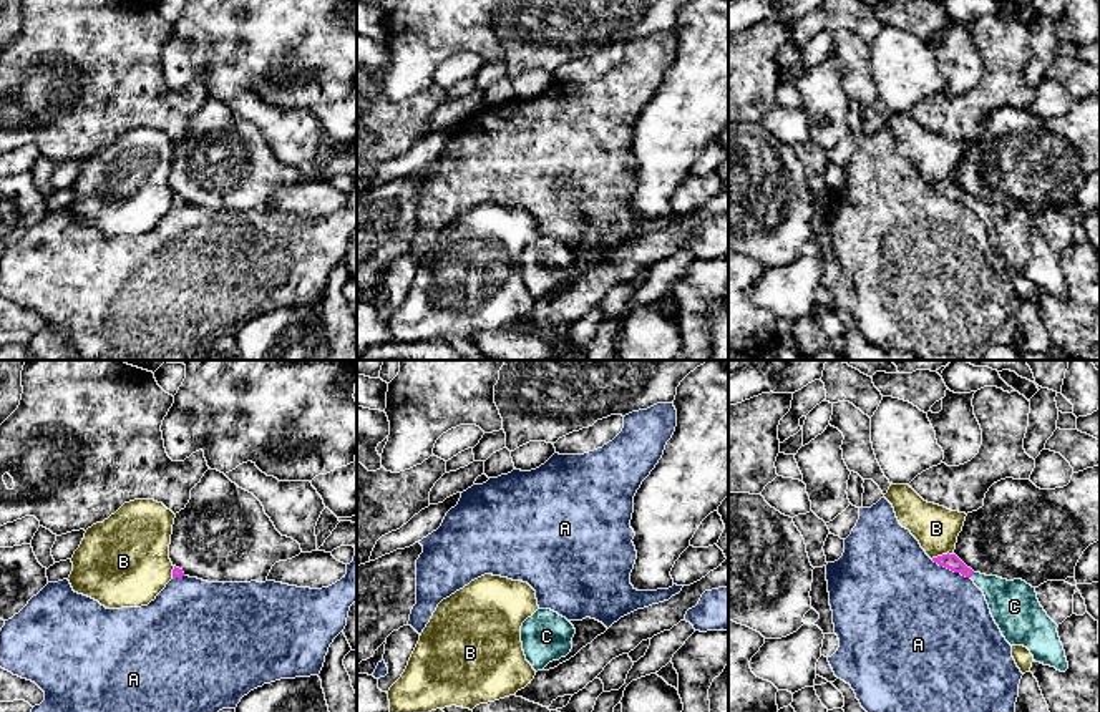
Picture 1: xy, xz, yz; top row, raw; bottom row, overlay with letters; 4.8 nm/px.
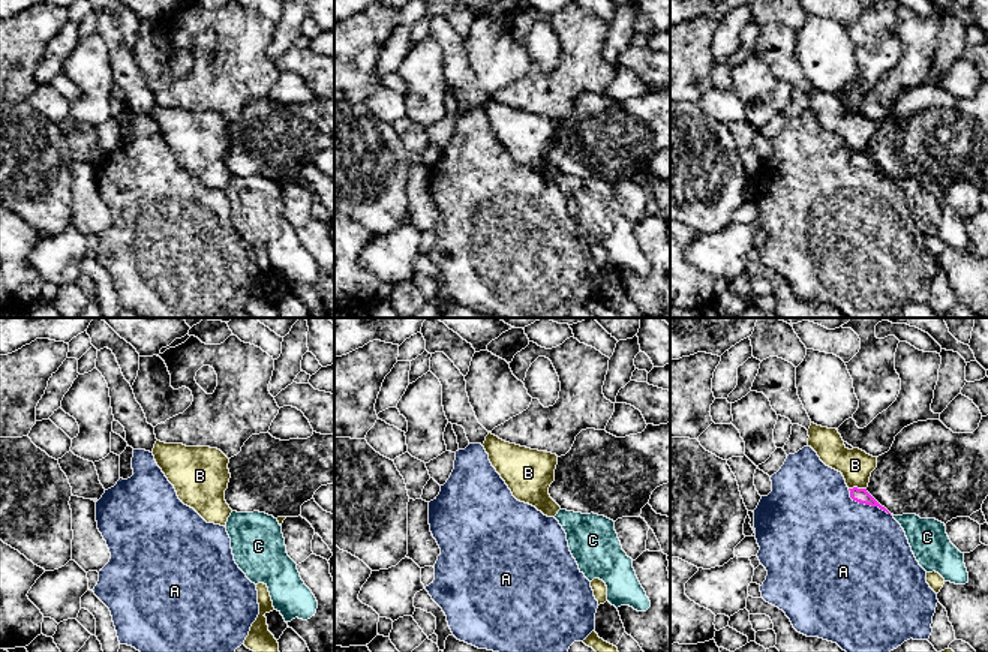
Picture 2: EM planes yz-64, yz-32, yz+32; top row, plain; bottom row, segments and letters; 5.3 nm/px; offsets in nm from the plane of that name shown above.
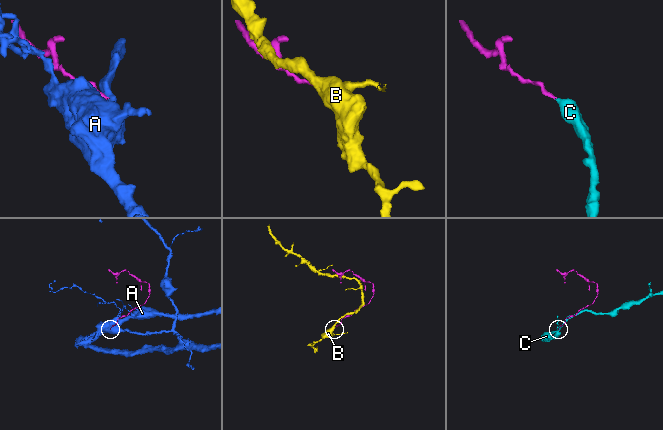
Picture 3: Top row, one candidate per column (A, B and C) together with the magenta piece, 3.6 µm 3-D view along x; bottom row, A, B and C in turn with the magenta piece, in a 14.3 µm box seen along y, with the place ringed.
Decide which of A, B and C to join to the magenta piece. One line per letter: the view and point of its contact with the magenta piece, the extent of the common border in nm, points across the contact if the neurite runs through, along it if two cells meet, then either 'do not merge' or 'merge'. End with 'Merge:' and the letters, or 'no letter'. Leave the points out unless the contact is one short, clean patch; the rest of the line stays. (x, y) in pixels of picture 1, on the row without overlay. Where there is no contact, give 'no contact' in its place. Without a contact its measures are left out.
A: yz (951, 198) | 220 nm | do not merge
B: yz (943, 183) | 110 nm | do not merge
C: yz (971, 203) | 40 nm | across yz (951, 190), (971, 203), (992, 214), (1012, 233) | merge
Merge: C

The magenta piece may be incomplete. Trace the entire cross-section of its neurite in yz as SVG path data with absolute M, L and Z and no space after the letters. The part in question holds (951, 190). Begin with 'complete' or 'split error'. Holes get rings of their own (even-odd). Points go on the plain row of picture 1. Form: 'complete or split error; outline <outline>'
split error; outline M956 183L932 186L934 191L971 206L984 221L990 242L1010 274L1024 274L1035 290L1068 297L1057 252L1047 244L1037 227L1035 216L1022 207L1007 209L997 204L974 201Z

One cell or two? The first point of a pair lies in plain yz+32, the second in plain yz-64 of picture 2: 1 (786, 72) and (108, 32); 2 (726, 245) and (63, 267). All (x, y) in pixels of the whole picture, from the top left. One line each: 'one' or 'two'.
1: one
2: one

